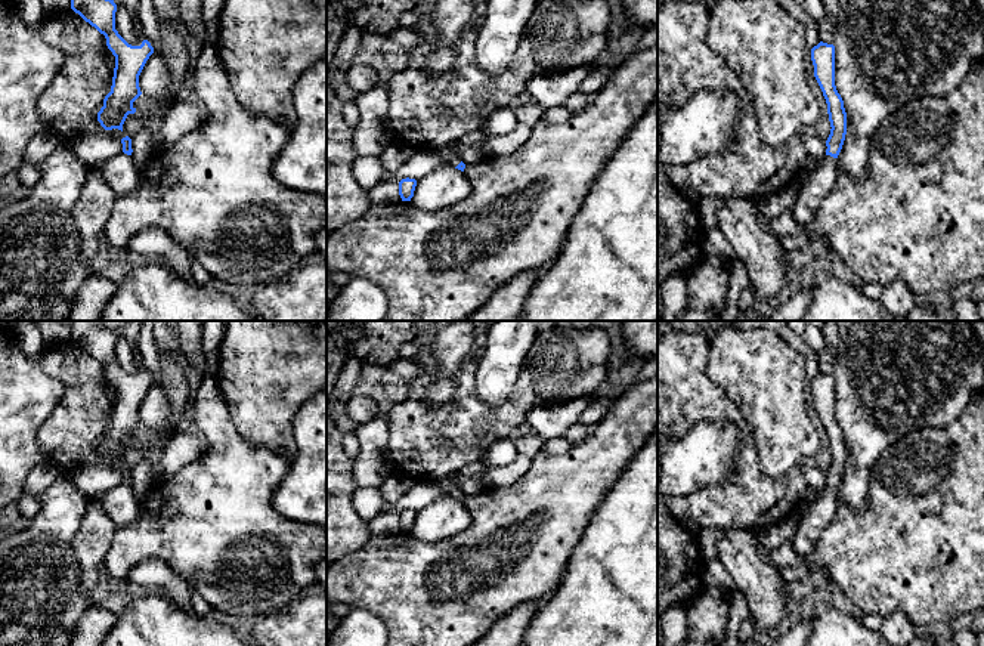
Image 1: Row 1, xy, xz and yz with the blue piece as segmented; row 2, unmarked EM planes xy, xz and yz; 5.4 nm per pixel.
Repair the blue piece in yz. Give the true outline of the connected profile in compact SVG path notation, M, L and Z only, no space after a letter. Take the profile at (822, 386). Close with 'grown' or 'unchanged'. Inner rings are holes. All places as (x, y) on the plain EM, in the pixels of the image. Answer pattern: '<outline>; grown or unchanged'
M820 373L811 380L811 392L814 408L827 435L832 460L826 472L826 486L802 514L801 525L793 537L792 545L798 556L808 556L824 528L832 522L839 500L836 489L847 466L847 443L835 417L835 377Z; grown

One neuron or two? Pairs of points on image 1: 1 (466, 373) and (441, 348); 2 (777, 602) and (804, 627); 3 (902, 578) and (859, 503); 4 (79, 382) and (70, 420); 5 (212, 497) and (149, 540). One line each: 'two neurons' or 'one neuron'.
1: two neurons
2: two neurons
3: two neurons
4: one neuron
5: one neuron

